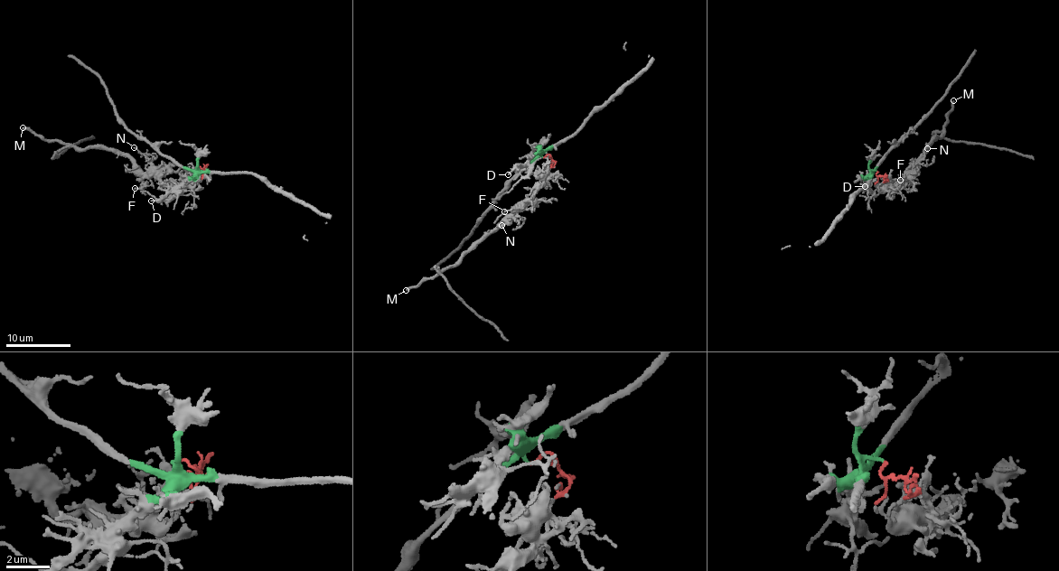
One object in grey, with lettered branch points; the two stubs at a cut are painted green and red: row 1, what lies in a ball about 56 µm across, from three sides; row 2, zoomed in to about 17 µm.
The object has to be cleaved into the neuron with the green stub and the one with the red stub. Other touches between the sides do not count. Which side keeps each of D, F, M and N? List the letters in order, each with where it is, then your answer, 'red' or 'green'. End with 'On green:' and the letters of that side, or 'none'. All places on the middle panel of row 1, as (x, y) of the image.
D: place (508, 174); green
F: place (504, 211); red
M: place (406, 290); red
N: place (501, 225); red
On green: D

